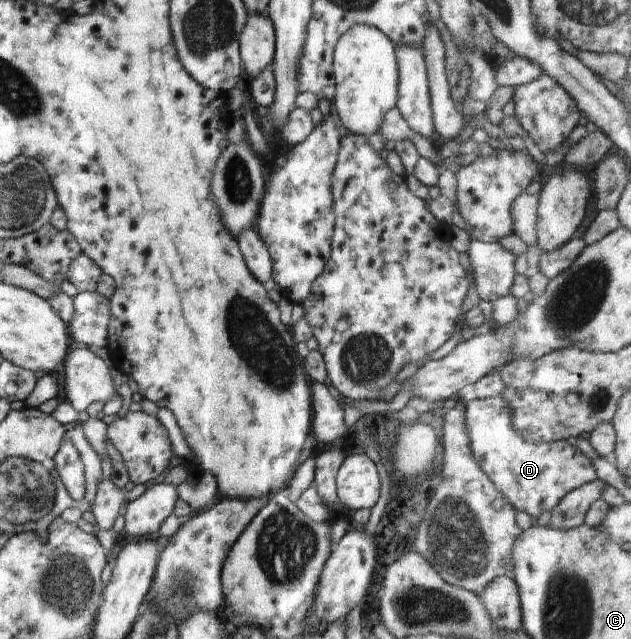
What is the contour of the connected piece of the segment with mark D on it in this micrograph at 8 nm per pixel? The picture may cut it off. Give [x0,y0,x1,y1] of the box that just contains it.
[465,395,597,517]

